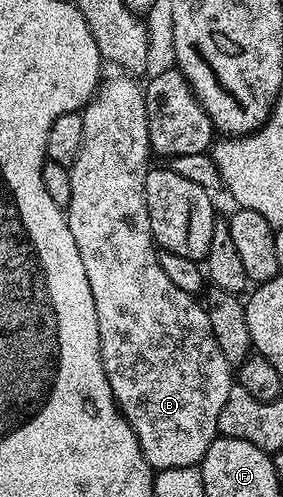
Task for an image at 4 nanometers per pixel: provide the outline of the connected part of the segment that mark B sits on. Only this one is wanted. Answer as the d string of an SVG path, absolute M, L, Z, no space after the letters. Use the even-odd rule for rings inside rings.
M117 75L121 77L106 76L98 85L96 93L93 98L89 100L88 105L85 106L81 113L83 119L83 147L79 147L79 159L75 159L75 163L69 169L71 175L71 199L67 206L67 216L69 218L69 226L71 227L71 235L75 235L75 247L79 247L79 259L83 259L83 271L87 271L87 283L91 287L91 299L95 299L95 315L99 319L99 339L101 340L101 358L103 359L103 371L107 375L107 383L111 383L111 391L113 398L117 401L117 408L120 409L121 414L127 419L127 423L135 431L135 435L139 439L139 447L145 456L145 462L148 463L150 469L160 471L163 469L170 469L171 467L191 467L192 465L200 466L203 455L207 455L207 447L211 447L211 443L217 438L217 420L219 419L219 411L223 411L223 403L227 403L227 395L235 387L235 373L234 370L227 363L227 359L223 359L223 351L219 351L219 343L215 343L215 335L211 331L211 319L207 312L206 306L194 294L187 291L179 291L179 287L175 287L175 283L171 283L171 279L167 279L163 267L159 267L159 259L157 258L159 249L153 239L153 232L151 231L151 219L147 215L147 199L145 198L145 180L151 168L151 150L149 148L149 132L147 131L147 107L145 106L145 95L140 84L136 85L134 78L129 75Z

